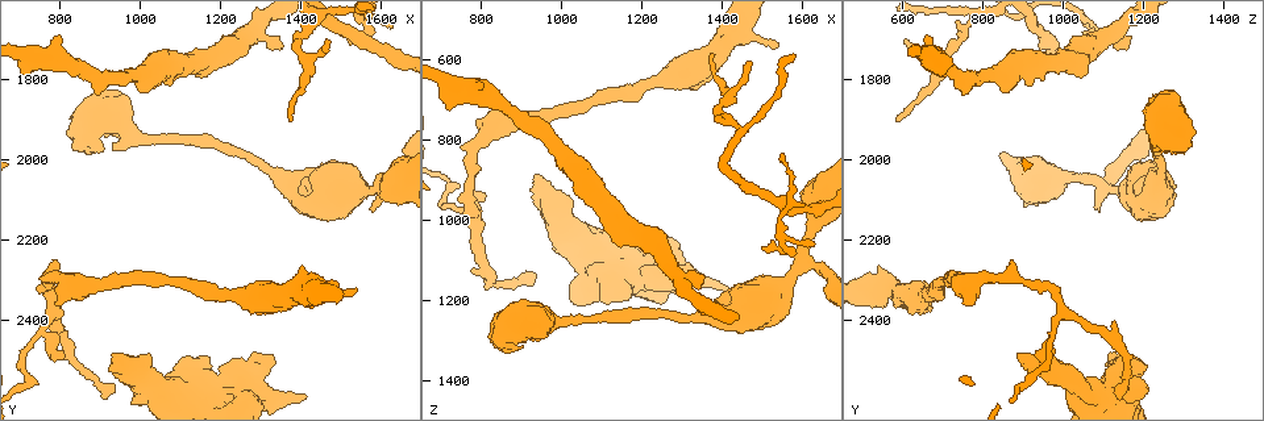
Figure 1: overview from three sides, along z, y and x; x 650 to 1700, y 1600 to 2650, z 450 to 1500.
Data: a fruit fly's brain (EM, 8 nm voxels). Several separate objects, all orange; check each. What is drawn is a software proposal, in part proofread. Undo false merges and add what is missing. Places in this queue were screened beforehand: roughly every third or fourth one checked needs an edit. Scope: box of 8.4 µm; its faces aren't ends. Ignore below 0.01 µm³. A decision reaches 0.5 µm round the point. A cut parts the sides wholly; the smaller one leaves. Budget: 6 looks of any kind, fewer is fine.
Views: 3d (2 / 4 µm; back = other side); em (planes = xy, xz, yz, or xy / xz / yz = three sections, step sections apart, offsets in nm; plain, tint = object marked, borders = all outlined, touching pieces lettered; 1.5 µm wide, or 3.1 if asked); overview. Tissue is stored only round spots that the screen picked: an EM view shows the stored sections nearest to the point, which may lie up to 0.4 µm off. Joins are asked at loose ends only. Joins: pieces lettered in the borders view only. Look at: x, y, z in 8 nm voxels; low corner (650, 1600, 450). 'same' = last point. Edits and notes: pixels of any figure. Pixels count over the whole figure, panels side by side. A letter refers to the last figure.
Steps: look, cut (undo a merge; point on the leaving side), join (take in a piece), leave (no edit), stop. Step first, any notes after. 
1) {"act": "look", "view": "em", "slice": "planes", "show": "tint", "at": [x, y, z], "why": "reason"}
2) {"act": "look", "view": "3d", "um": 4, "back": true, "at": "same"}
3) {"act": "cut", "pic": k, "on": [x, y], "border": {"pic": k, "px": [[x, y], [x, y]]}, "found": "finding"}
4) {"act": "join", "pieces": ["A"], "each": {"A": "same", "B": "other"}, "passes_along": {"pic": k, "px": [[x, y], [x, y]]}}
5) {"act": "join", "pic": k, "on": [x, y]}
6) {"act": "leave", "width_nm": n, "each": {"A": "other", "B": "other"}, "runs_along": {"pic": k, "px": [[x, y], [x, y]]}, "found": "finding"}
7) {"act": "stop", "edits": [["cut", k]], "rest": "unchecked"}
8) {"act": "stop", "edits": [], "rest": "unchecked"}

{"act": "look", "view": "3d", "um": 2, "at": [1555, 1690, 1070], "why": "abrupt turn"}

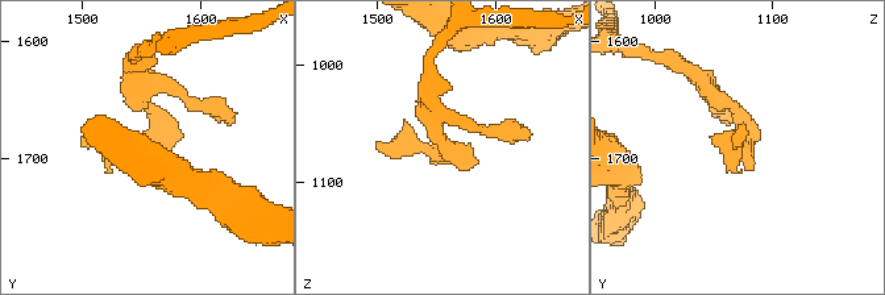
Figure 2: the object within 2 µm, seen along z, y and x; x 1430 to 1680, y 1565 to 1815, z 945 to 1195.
{"act": "look", "view": "em", "slice": "yz", "step": 8, "show": "tint", "at": [1560, 1688, 1078]}

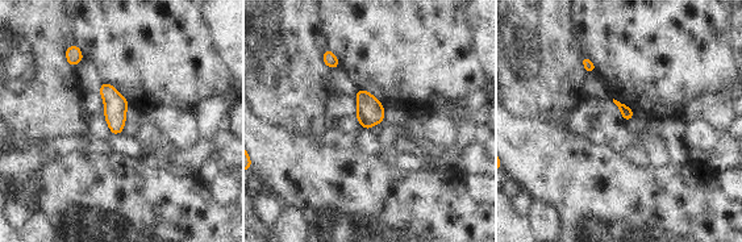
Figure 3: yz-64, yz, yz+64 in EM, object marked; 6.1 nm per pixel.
{"act": "look", "view": "em", "slice": "planes", "show": "borders", "at": "same", "why": "another direction"}

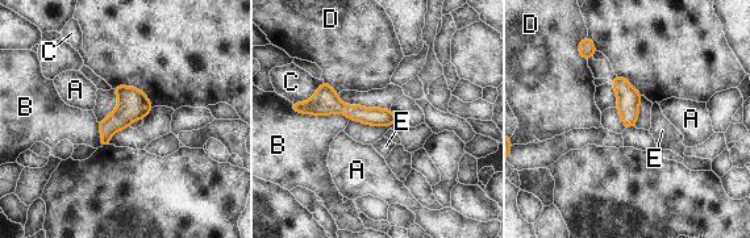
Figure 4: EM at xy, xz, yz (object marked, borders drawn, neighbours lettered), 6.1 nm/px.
{"act": "leave", "each": {"A": "other", "B": "other", "C": "other", "D": "other", "E": "other"}, "runs_along": {"pic": 4, "px": [[295, 105], [340, 107], [392, 120]]}, "found": "one neuron here"}

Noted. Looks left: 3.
{"act": "look", "view": "em", "slice": "planes", "show": "borders", "at": [1565, 2125, 1080]}

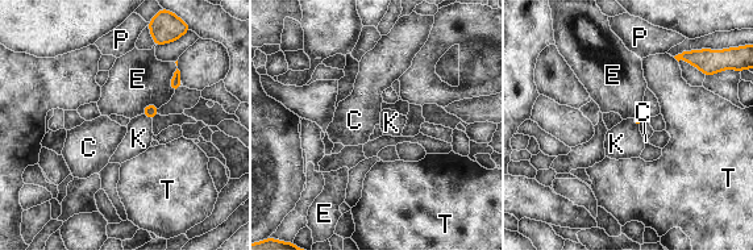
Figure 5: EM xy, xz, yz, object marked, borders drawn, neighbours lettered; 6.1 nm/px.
{"act": "join", "pieces": ["K"], "each": {"C": "other", "E": "other", "K": "same", "P": "other", "T": "other"}, "found": "the neuron continues"}

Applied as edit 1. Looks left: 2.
{"act": "stop", "edits": [["join", 5]], "rest": "unchecked"}

